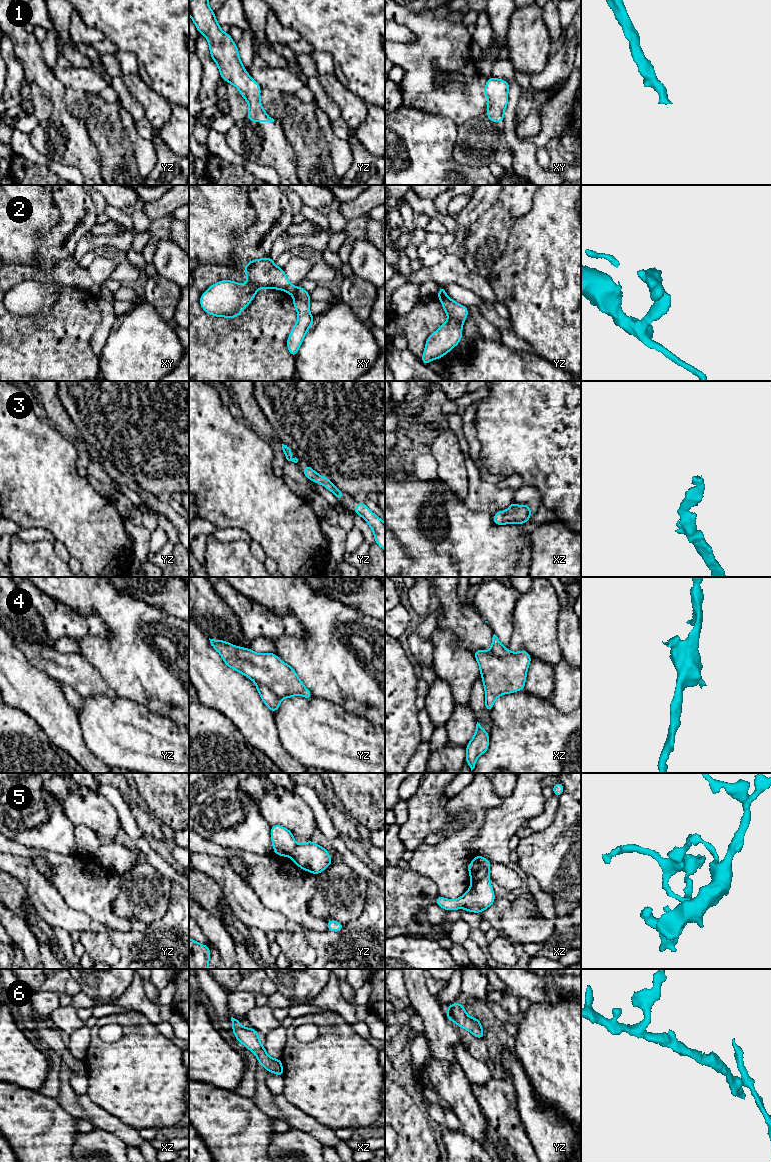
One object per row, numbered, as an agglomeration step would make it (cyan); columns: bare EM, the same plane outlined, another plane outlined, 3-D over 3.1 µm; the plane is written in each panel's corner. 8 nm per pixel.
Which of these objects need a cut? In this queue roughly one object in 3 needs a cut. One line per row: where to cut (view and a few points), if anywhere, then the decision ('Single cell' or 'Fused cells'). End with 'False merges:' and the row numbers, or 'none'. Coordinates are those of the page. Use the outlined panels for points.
1: No split. Single cell
2: Split along xy (296, 287), (293, 295). Fused cells
3: No split. Single cell
4: Split along yz (255, 681), (264, 684), (281, 698). Fused cells
5: Split along xz (488, 874), (471, 883). Fused cells
6: No split. Single cell
False merges: 2, 4, 5

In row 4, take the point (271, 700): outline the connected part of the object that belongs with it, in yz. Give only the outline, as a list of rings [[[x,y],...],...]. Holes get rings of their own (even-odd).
[[[255,682],[256,689],[260,694],[264,704],[274,713],[278,710],[281,702],[281,698],[279,698],[273,691],[267,688],[265,685]]]

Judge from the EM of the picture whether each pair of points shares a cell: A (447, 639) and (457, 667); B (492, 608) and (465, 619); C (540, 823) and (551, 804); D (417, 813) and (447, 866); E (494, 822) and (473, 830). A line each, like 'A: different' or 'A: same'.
A: same
B: different
C: same
D: different
E: different

